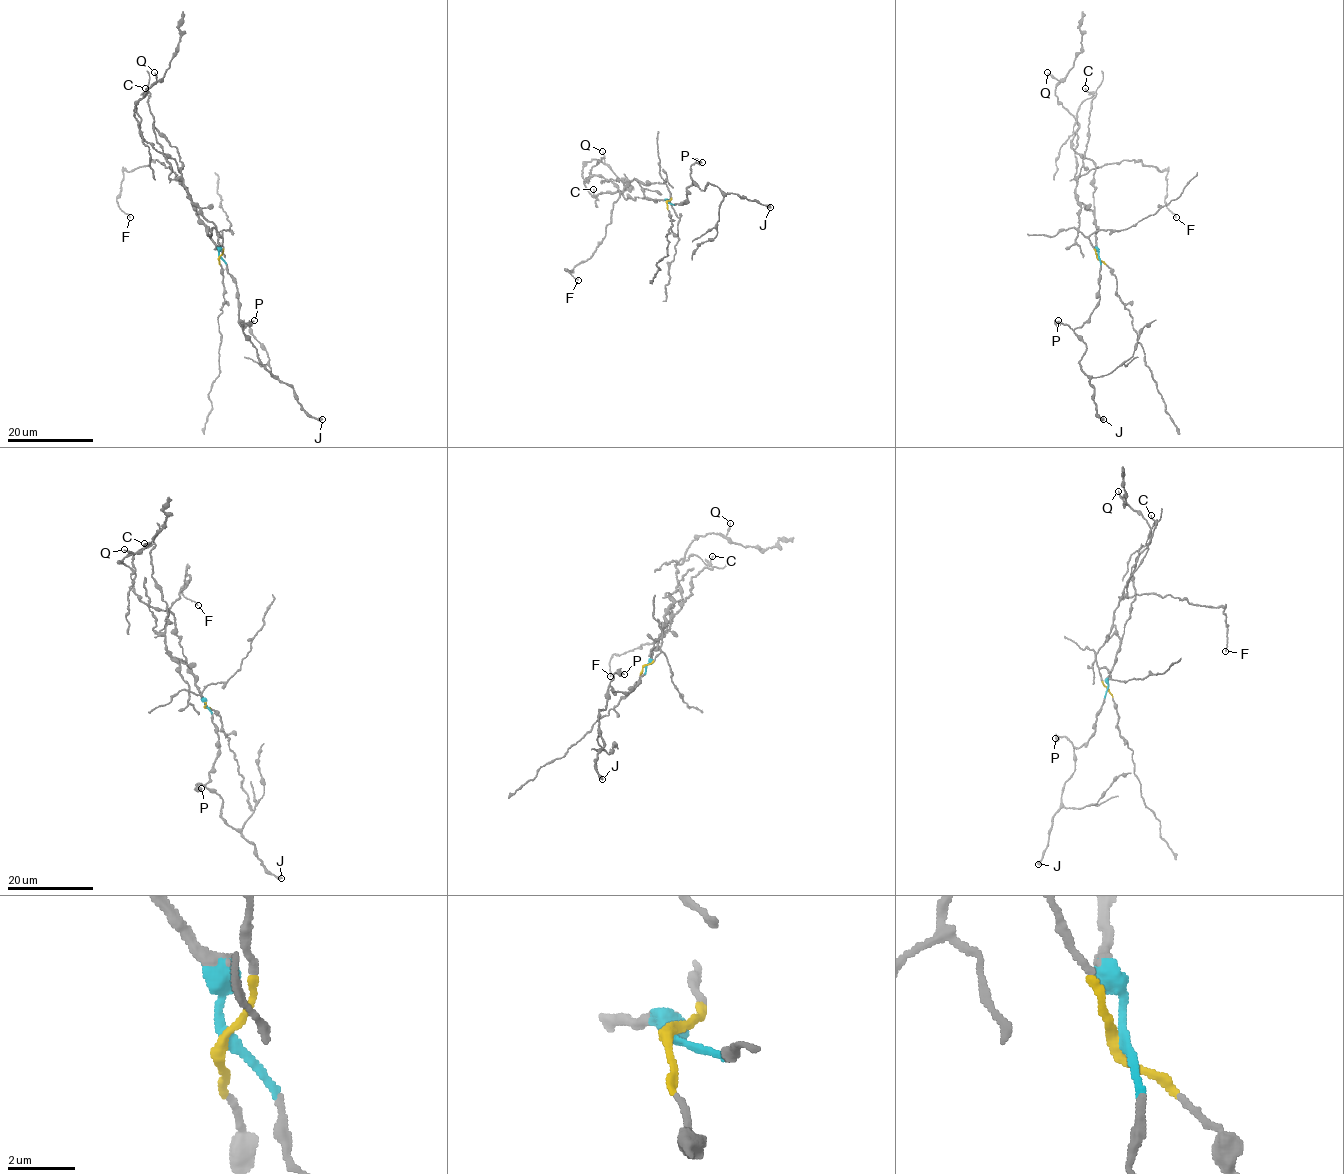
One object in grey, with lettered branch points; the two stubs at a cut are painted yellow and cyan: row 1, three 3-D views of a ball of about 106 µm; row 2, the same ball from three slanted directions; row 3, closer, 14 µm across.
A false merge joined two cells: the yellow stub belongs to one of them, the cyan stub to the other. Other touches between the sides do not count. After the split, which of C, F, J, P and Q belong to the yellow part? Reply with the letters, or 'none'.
C, F

